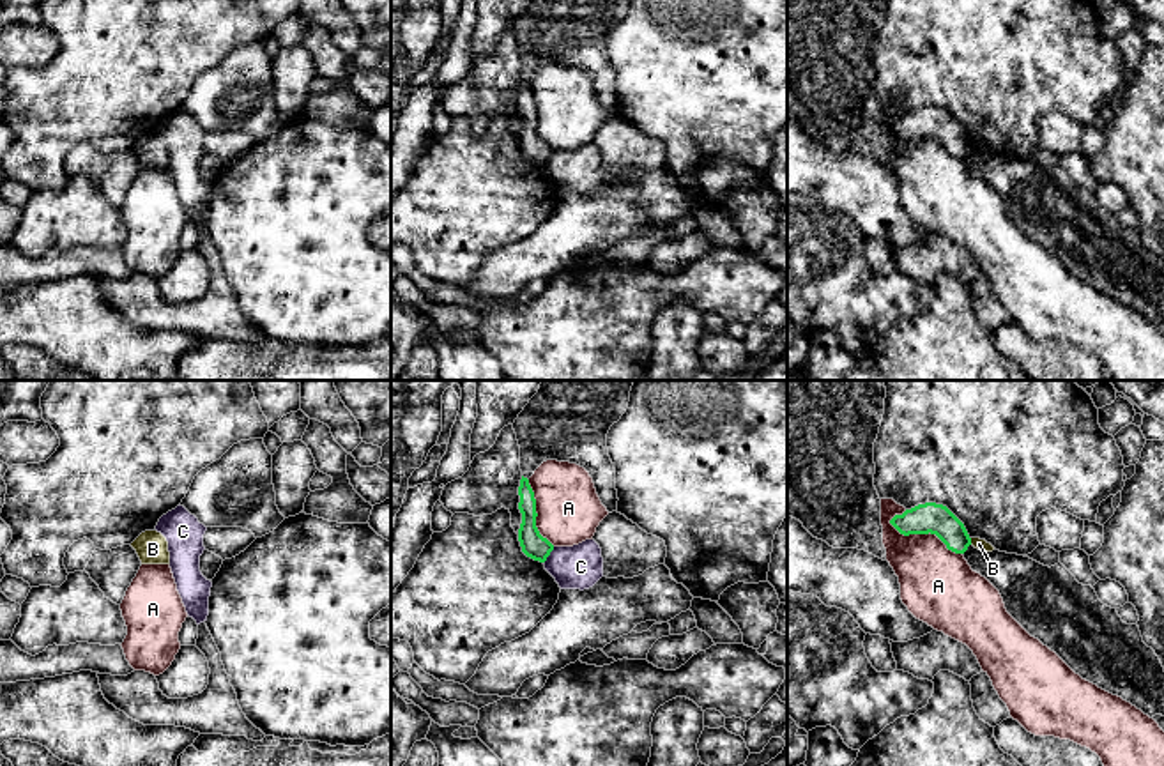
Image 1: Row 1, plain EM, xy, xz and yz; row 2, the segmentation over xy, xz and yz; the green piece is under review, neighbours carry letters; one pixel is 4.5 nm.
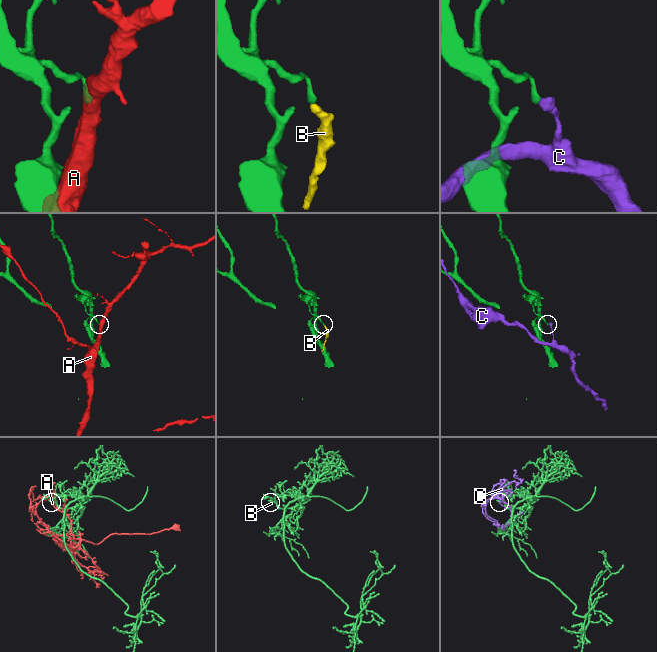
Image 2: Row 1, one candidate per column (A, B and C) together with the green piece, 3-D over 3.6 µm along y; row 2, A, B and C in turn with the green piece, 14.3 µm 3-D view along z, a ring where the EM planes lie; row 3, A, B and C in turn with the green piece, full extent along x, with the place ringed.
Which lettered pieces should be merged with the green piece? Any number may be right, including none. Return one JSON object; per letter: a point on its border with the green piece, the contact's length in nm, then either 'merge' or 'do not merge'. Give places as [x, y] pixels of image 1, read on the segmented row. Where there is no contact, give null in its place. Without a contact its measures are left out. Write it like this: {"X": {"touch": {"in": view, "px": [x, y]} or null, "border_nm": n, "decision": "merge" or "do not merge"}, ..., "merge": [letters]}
{"A": {"touch": {"in": "yz", "px": [926, 533]}, "border_nm": 360, "decision": "do not merge"}, "B": {"touch": {"in": "yz", "px": [970, 542]}, "border_nm": 30, "decision": "do not merge"}, "C": {"touch": {"in": "xz", "px": [549, 554]}, "border_nm": 90, "decision": "do not merge"}, "merge": []}

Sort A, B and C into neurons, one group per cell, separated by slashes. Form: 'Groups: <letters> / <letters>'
Groups: A / B / C

